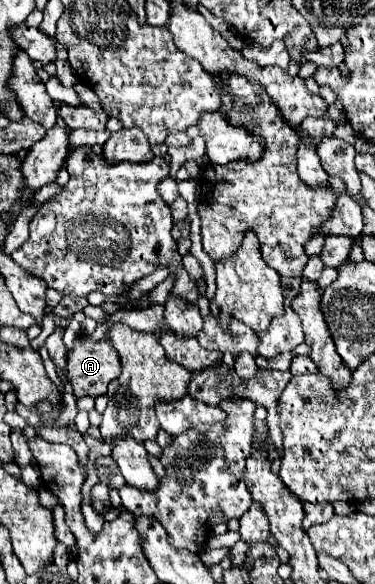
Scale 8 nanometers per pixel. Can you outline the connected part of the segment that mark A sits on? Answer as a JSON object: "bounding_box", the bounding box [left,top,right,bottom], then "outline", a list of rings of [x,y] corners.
{"bounding_box":[67,333,119,397],"outline":[[[79,333],[67,359],[69,381],[77,397],[99,397],[107,393],[107,385],[119,377],[119,355],[111,349],[111,341],[101,337],[99,341]]]}

